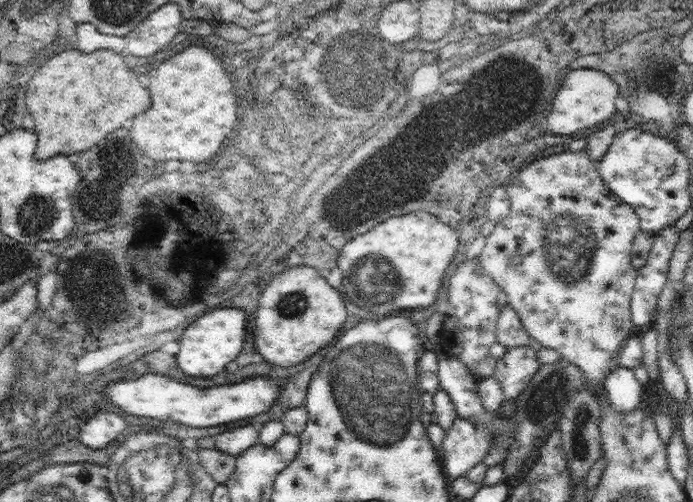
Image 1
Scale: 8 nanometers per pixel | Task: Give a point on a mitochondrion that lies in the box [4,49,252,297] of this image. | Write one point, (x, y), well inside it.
(38, 212)

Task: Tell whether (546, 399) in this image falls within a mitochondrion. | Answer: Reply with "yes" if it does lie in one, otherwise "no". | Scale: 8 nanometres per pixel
yes

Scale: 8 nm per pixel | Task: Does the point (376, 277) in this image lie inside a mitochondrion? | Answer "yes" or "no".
yes

